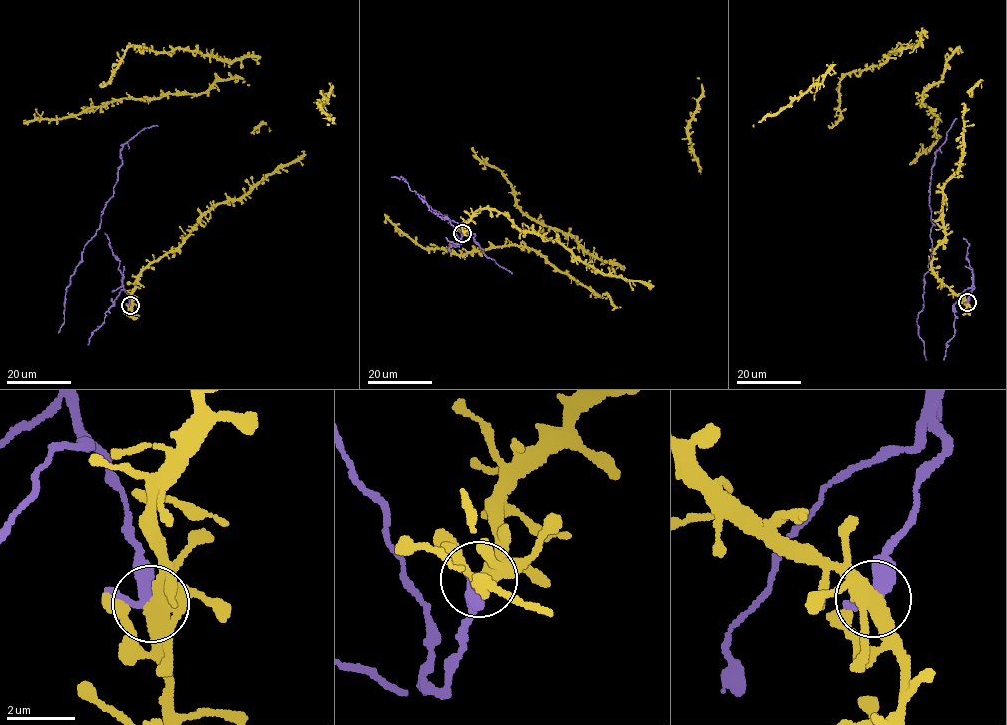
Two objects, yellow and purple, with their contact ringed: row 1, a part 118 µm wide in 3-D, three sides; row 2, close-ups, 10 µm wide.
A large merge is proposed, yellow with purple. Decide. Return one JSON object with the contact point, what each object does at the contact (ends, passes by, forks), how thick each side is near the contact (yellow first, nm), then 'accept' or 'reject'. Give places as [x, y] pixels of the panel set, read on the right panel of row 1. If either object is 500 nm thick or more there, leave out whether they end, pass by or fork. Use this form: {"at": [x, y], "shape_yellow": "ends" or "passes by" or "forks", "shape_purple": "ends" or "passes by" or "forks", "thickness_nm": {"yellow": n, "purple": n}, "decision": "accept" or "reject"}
{"at": [967, 302], "shape_yellow": "forks", "shape_purple": "passes by", "thickness_nm": {"yellow": 400, "purple": 320}, "decision": "reject"}

